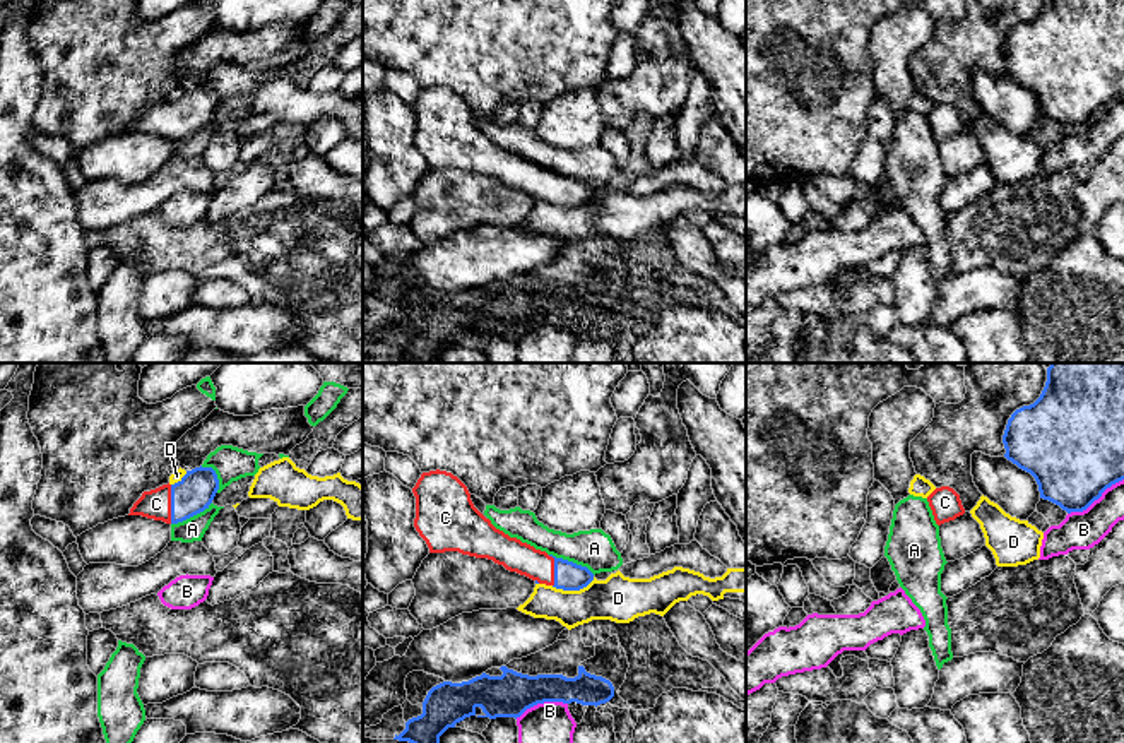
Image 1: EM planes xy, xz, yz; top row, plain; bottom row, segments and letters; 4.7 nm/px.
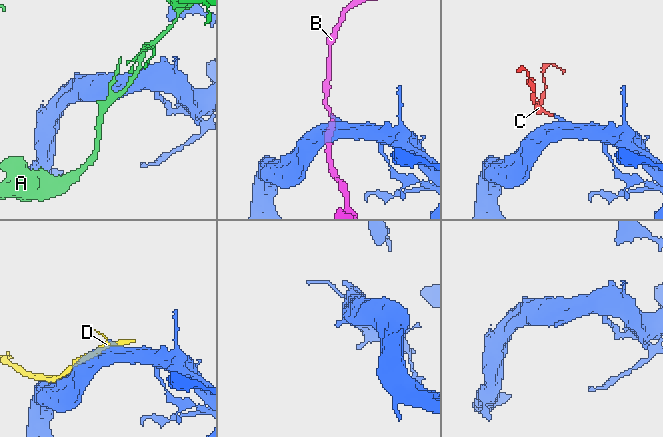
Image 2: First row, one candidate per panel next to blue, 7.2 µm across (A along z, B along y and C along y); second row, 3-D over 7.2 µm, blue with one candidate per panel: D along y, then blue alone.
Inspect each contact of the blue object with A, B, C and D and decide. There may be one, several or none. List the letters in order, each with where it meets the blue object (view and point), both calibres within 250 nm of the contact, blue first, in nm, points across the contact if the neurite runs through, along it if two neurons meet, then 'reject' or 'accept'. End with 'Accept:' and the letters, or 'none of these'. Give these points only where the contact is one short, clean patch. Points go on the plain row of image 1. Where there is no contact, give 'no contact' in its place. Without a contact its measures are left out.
A: meets blue in xz at (572, 178); 140 nm thick on the blue side, 180 nm on the other; border along xz (550, 170), (585, 182), (594, 190); reject
B: meets blue in yz at (1095, 115); 460 nm thick on the blue side, 180 nm on the other; border along yz (1123, 95), (1085, 125), (1068, 130); reject
C: meets blue in xy at (171, 120); 180 nm thick on the blue side, 140 nm on the other; runs through xy (194, 110), (171, 120), (156, 120); accept
D: meets blue in xz at (572, 206); 140 nm thick on the blue side, 220 nm on the other; reject
Accept: C

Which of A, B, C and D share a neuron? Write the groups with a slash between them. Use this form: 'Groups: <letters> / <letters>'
Groups: A / B / C / D

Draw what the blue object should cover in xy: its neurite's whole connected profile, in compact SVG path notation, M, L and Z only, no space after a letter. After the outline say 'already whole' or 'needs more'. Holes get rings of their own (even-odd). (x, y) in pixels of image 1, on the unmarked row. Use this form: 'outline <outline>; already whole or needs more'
outline M195 84L175 101L144 108L128 132L142 132L166 140L183 139L212 120L219 96L212 84Z; needs more

